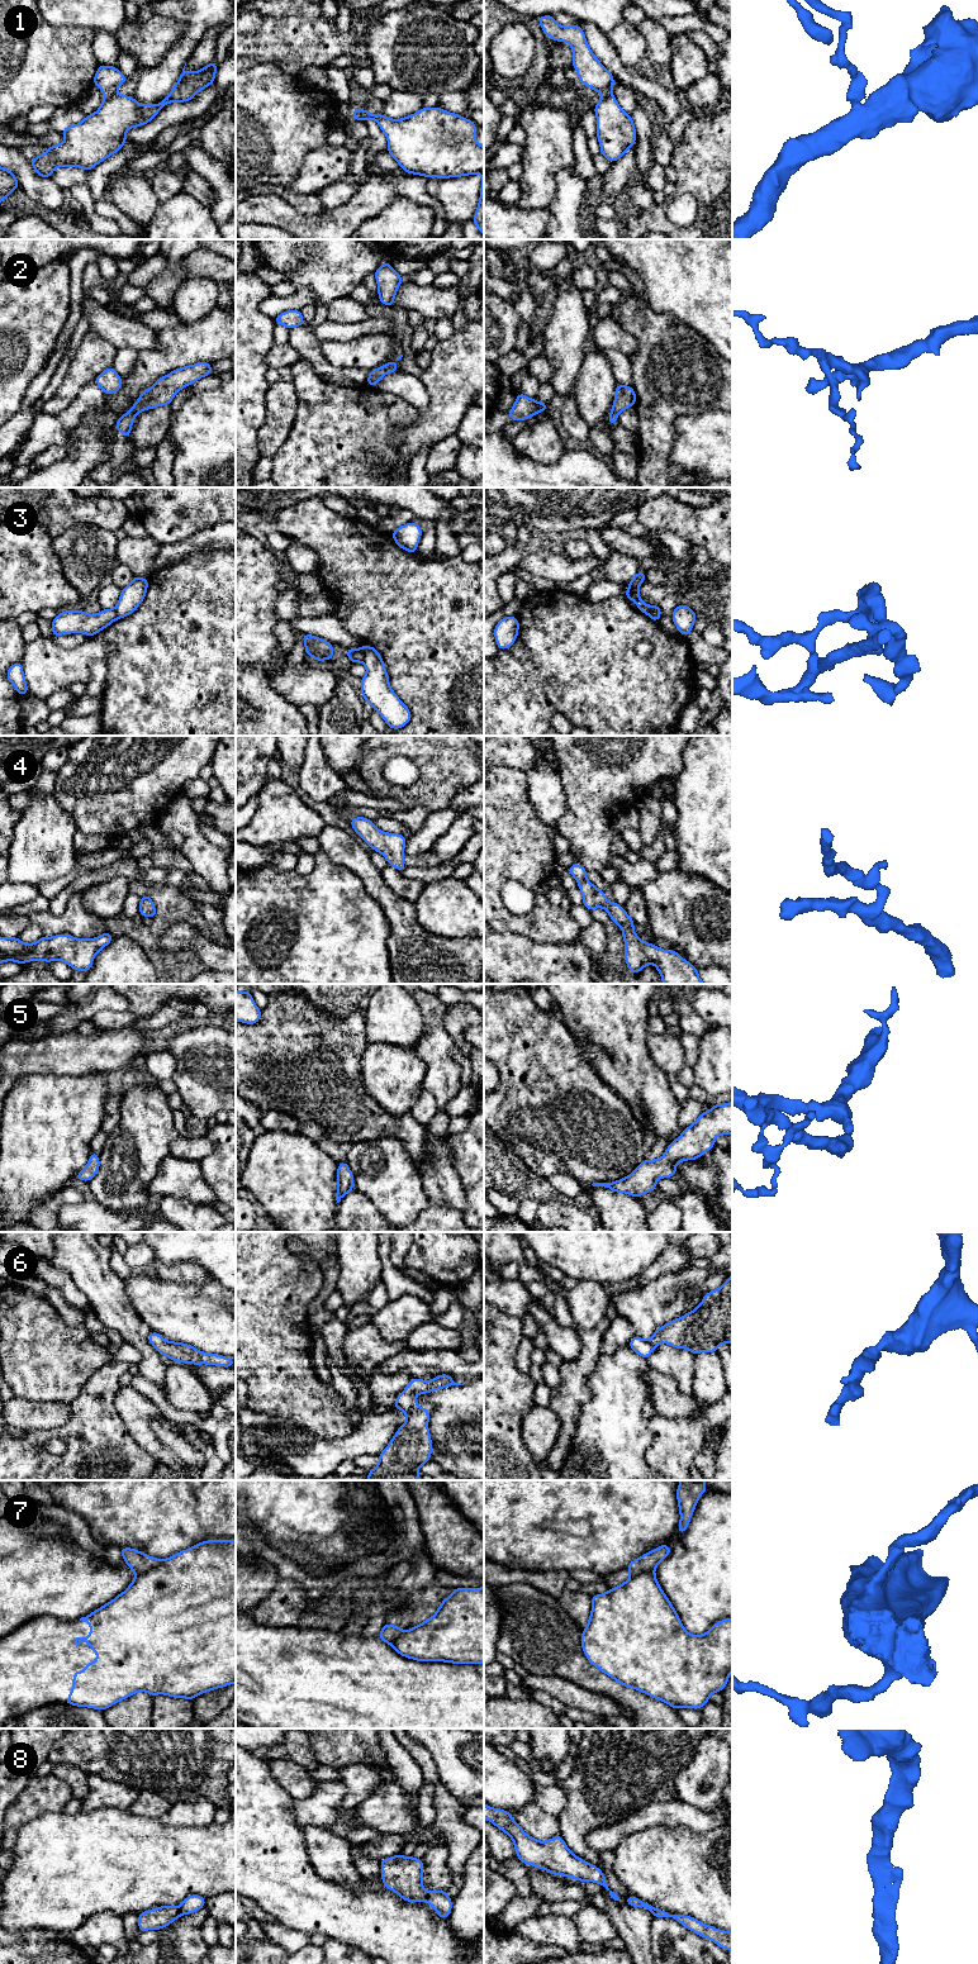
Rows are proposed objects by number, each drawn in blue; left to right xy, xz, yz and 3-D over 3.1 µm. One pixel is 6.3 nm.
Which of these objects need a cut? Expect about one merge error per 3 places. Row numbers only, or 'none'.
1, 3, 7

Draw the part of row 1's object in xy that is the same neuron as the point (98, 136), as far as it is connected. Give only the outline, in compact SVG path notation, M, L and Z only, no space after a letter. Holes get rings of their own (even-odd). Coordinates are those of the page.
M214 61L196 72L186 71L185 66L179 81L160 104L141 105L134 96L125 96L115 90L105 94L94 114L85 116L79 124L63 128L63 143L49 146L46 153L30 161L33 170L46 179L51 179L51 173L61 166L77 166L89 171L122 149L128 141L128 129L147 124L170 103L194 99L215 81L218 66Z

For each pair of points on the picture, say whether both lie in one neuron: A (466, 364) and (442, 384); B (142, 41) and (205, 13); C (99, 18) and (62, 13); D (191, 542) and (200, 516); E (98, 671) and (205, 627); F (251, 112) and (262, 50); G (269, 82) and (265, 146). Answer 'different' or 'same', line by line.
A: same
B: different
C: same
D: different
E: different
F: different
G: same

